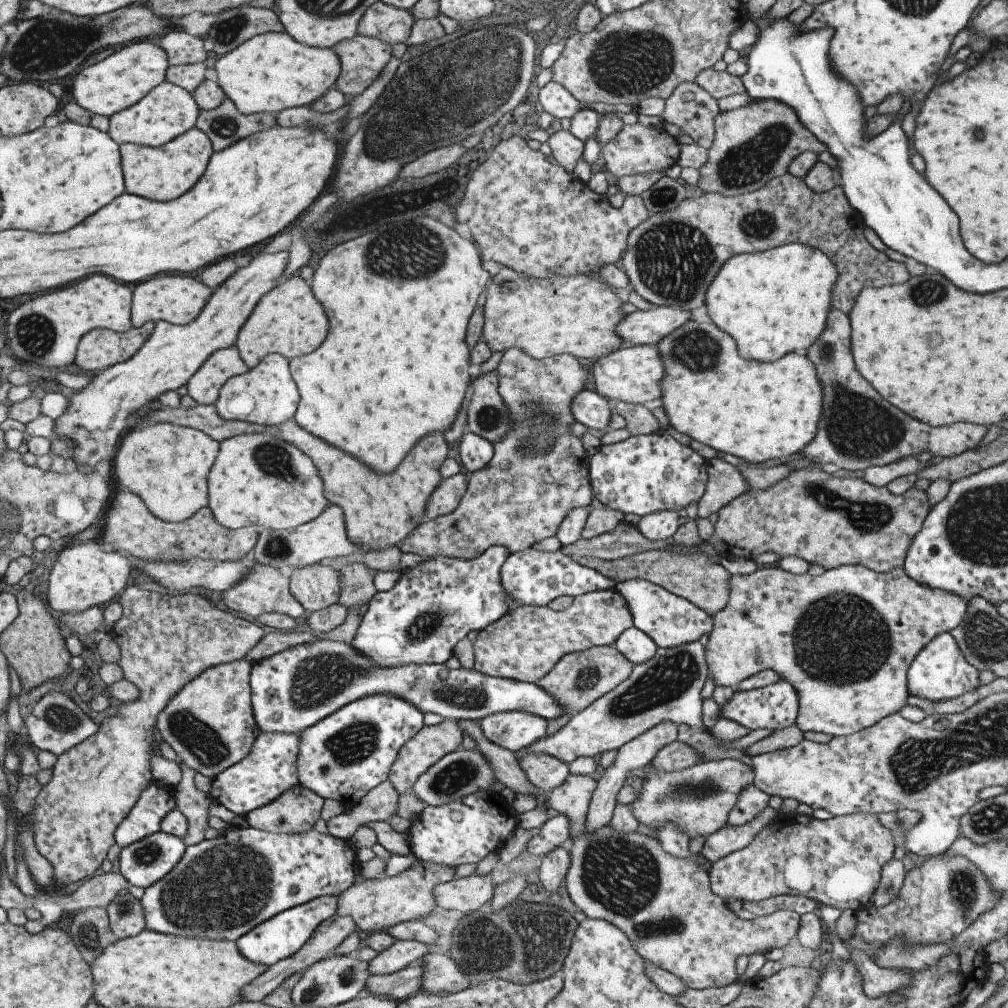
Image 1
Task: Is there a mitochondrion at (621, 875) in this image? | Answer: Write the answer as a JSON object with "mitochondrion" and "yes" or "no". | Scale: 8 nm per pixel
{"mitochondrion":"yes"}

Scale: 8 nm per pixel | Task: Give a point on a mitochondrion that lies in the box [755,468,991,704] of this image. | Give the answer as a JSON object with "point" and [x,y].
{"point":[839,640]}

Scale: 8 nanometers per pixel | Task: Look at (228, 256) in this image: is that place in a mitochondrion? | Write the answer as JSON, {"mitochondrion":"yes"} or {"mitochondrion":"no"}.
{"mitochondrion":"no"}

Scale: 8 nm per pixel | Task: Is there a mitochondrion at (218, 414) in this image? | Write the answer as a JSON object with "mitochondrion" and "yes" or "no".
{"mitochondrion":"no"}

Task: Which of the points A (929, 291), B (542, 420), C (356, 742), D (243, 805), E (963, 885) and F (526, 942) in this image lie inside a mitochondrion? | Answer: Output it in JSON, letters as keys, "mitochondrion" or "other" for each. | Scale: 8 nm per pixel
{"A":"mitochondrion","B":"mitochondrion","C":"mitochondrion","D":"other","E":"mitochondrion","F":"mitochondrion"}

